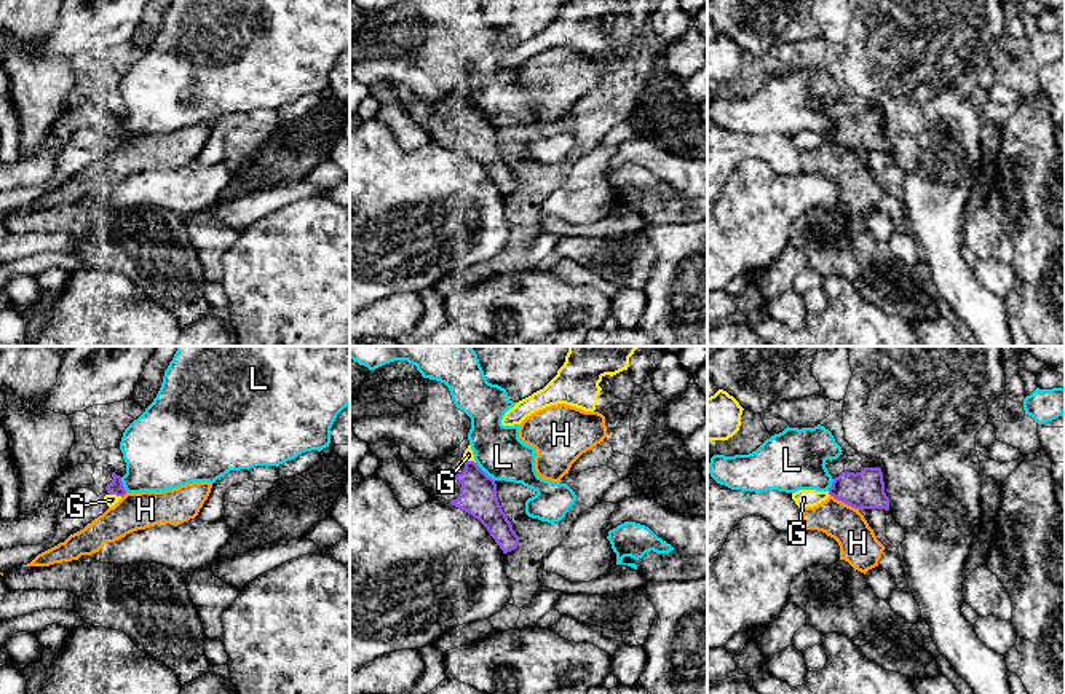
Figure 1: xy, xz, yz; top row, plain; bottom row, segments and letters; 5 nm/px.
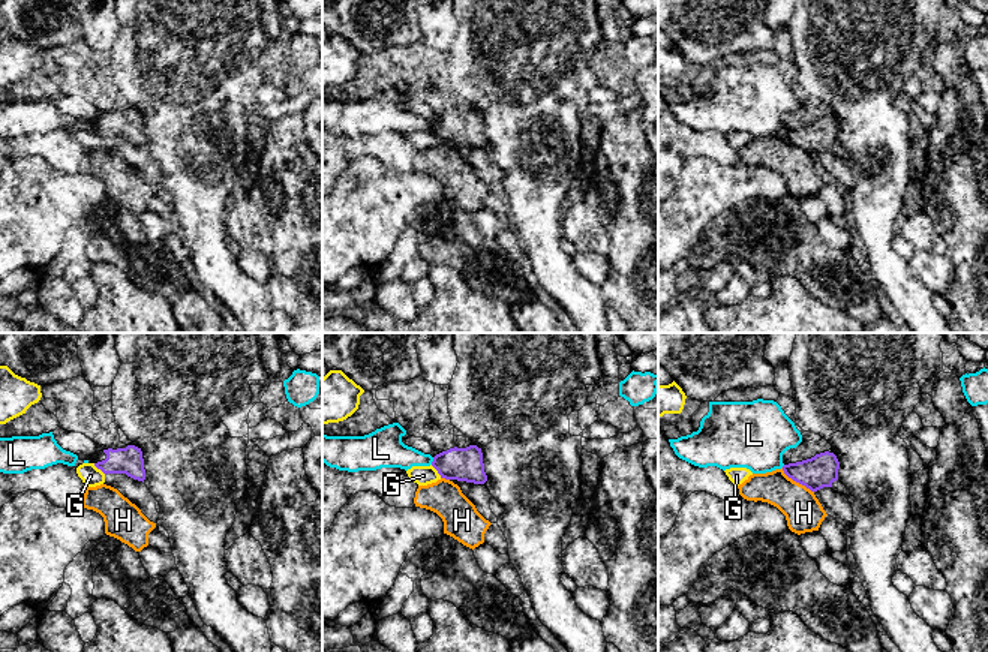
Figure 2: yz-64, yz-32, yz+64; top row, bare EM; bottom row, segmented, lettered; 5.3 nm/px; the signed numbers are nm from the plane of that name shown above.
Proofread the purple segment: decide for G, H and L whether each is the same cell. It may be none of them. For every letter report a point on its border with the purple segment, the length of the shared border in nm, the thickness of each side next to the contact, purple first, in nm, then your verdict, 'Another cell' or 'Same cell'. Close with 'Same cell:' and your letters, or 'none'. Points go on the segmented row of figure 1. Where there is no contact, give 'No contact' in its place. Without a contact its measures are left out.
G: Touches purple at xy (115, 493). Shared border 70 nm. Thickness 80 nm (purple) against 60 nm. Another cell
H: Touches purple at yz (845, 503). Shared border 160 nm. Thickness 190 nm (purple) against 190 nm. Another cell
L: Touches purple at xz (483, 471). Shared border 140 nm. Thickness 190 nm (purple) against 240 nm. Another cell
Same cell: none

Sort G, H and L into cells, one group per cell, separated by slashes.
G / H / L

